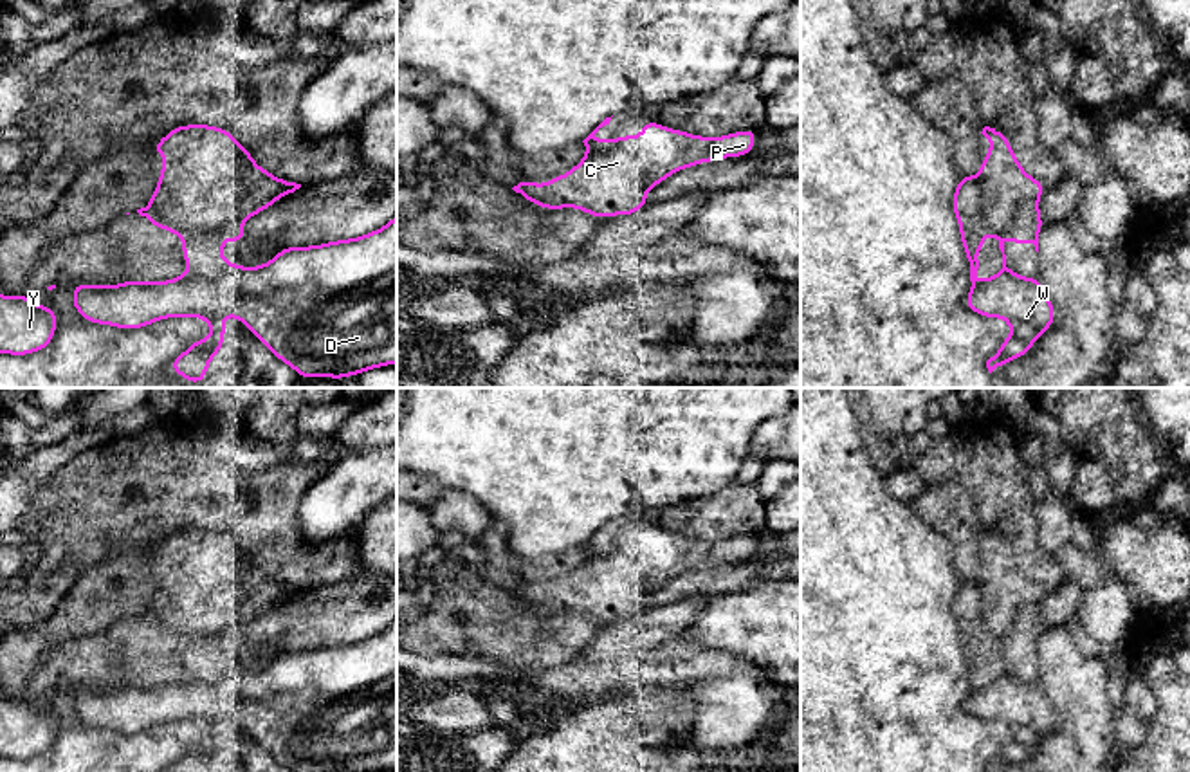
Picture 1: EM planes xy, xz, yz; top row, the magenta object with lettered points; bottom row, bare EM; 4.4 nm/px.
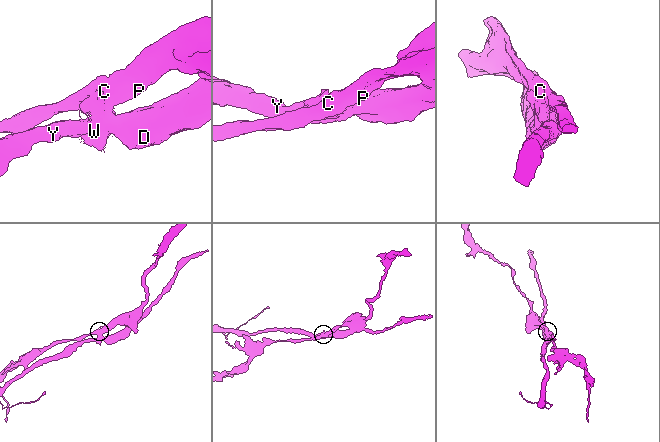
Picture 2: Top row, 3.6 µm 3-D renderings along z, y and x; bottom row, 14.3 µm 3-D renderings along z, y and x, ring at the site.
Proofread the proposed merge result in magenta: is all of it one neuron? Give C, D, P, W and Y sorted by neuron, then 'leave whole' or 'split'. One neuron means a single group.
groups C D W Y / P; split

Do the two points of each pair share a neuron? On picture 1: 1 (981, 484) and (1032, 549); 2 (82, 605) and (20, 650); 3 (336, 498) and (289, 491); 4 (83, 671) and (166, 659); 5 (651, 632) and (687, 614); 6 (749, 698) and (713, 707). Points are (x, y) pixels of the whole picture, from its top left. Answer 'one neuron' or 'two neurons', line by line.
1: one neuron
2: one neuron
3: two neurons
4: one neuron
5: one neuron
6: one neuron

